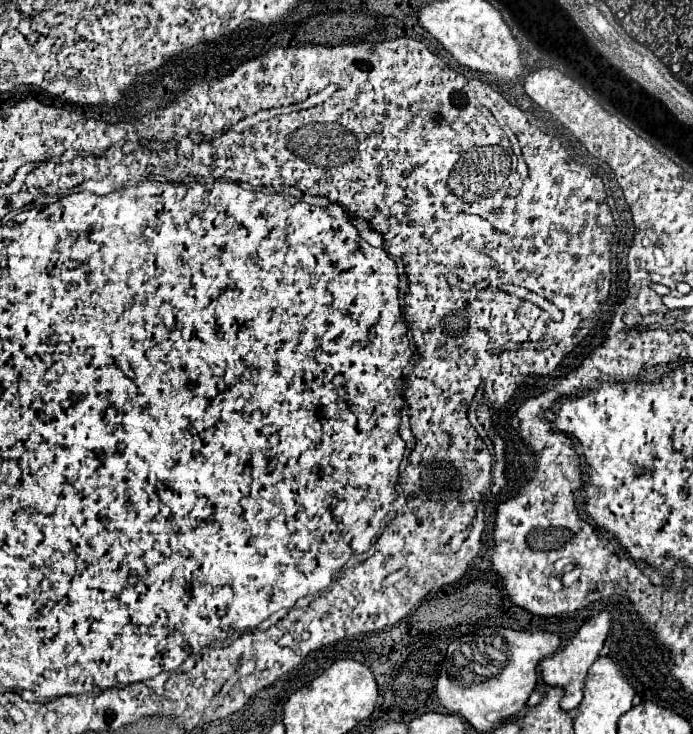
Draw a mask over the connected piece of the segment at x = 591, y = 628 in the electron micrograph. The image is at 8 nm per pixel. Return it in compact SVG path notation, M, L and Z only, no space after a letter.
M599 612L597 616L593 616L591 620L587 620L583 624L583 628L575 634L575 638L559 652L555 652L553 656L545 658L541 662L541 674L543 674L543 680L551 686L561 686L565 688L565 698L563 698L563 708L565 710L573 710L581 704L583 700L583 692L585 692L585 684L583 680L587 678L587 670L589 666L597 660L605 640L607 640L607 634L611 630L611 614L609 612Z

